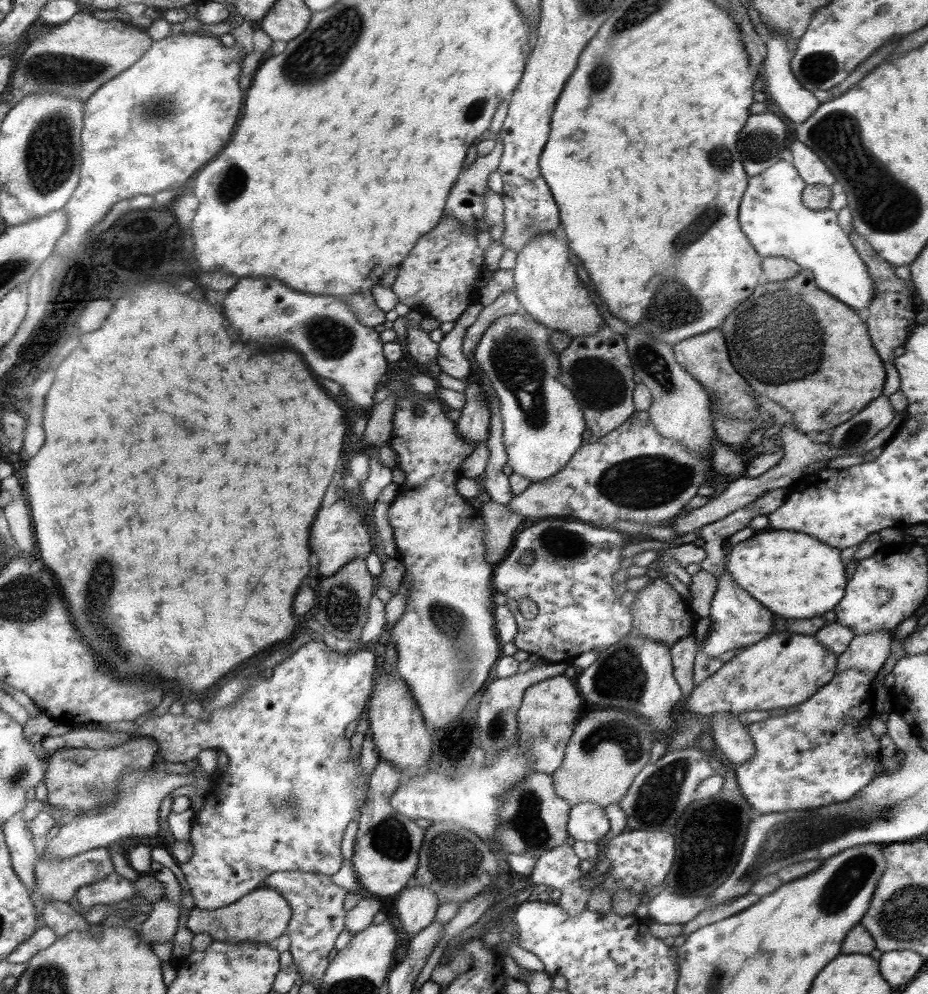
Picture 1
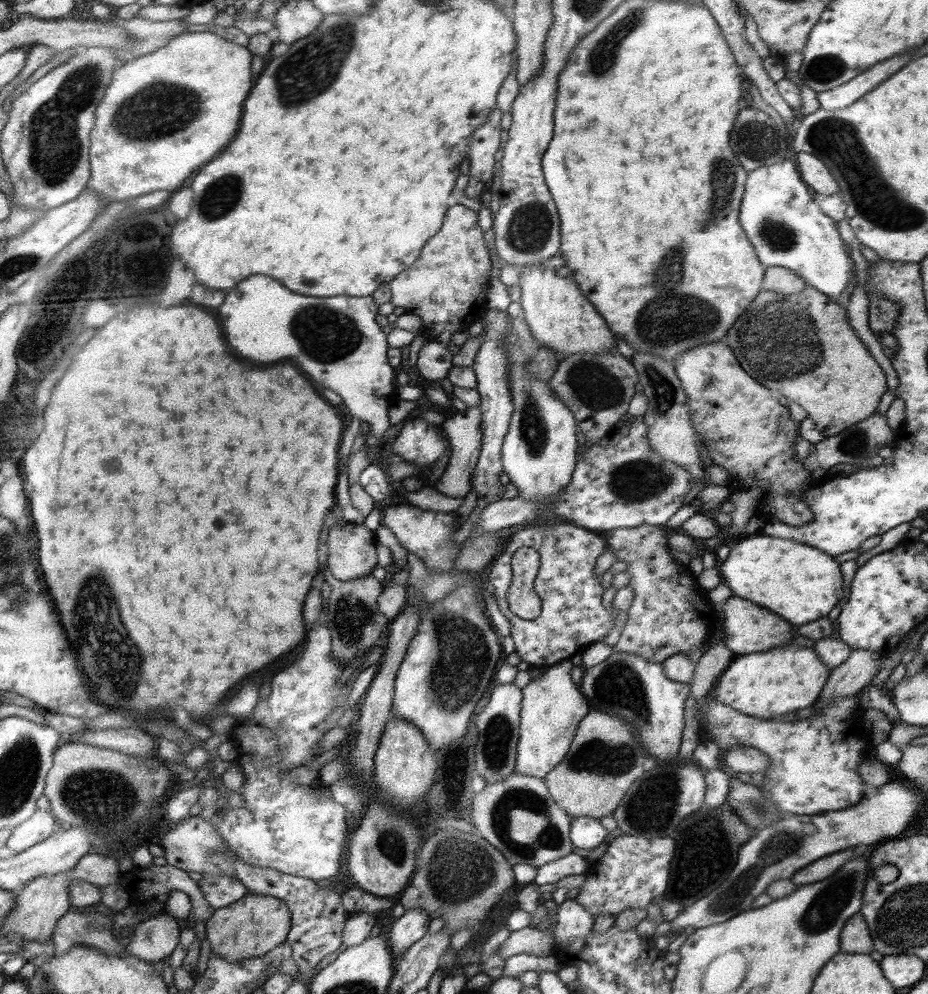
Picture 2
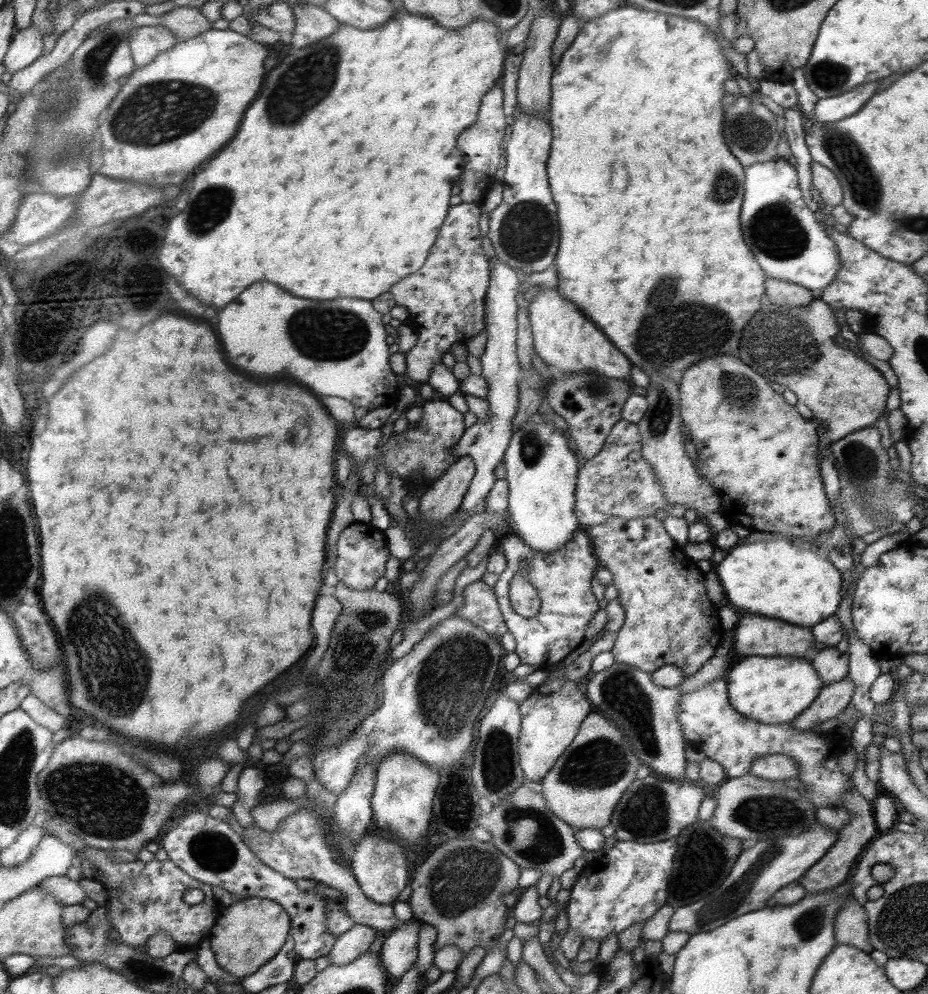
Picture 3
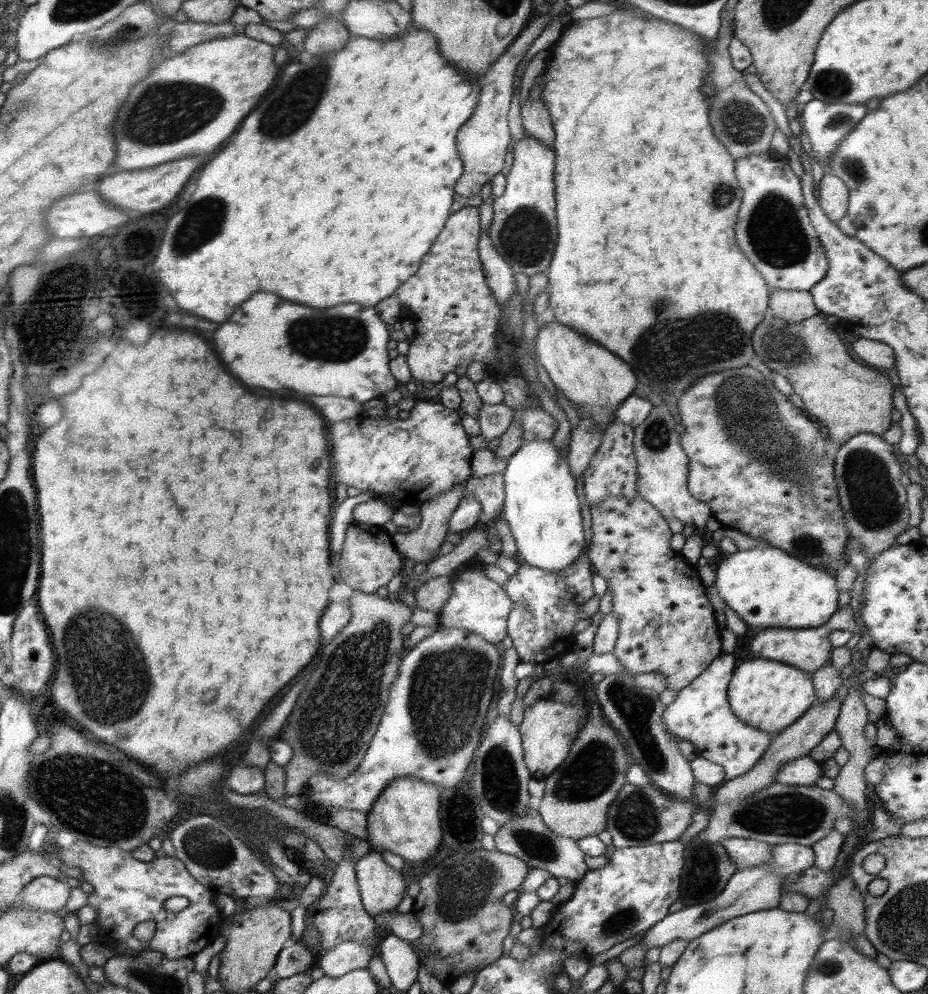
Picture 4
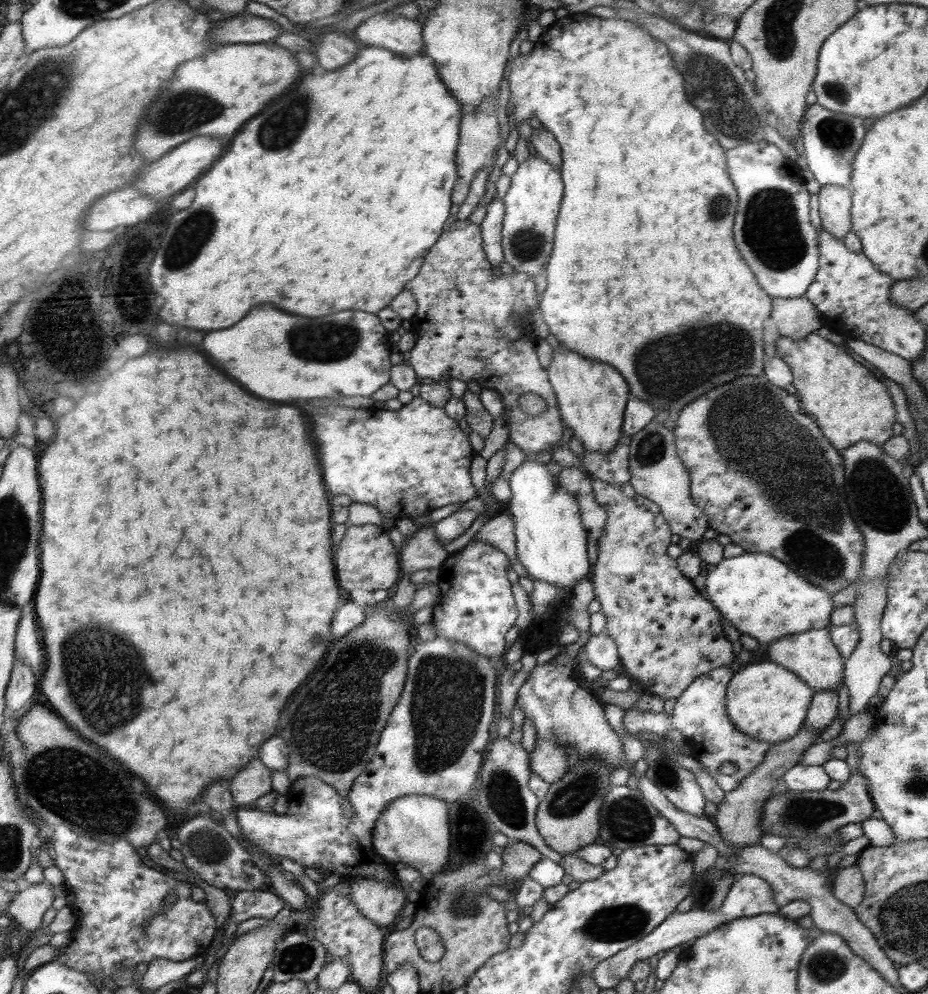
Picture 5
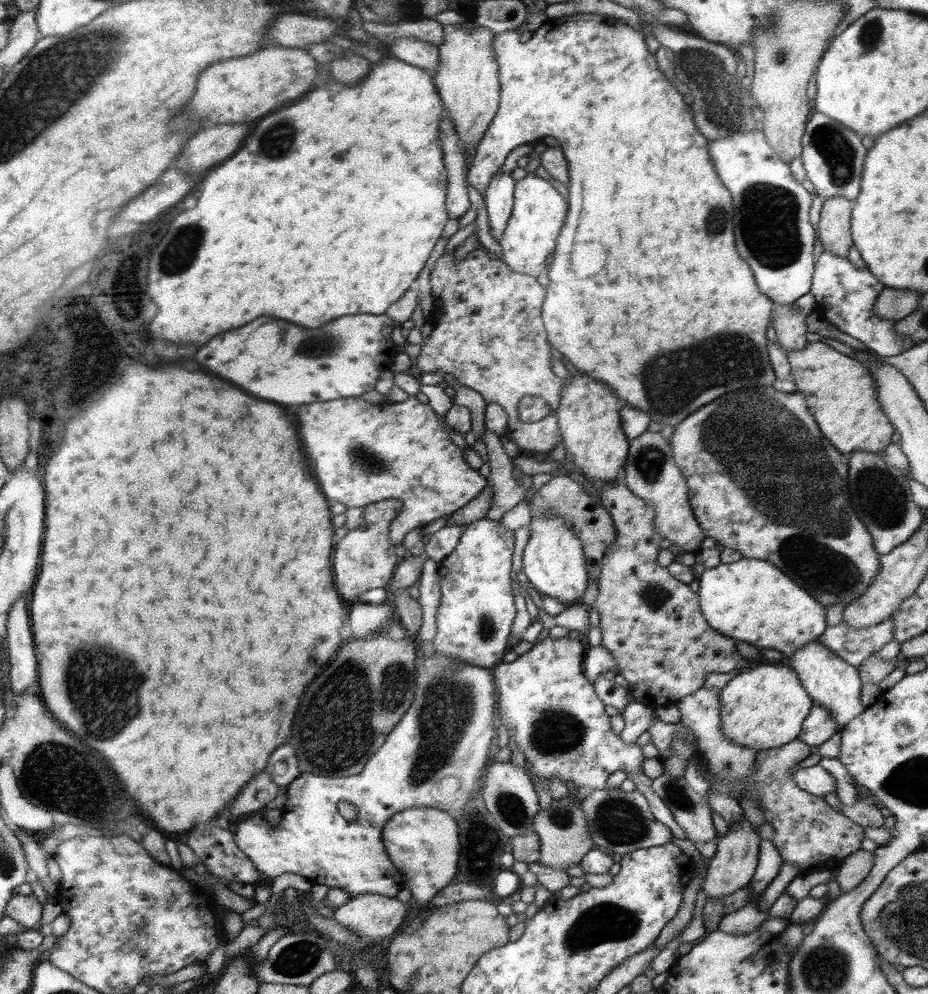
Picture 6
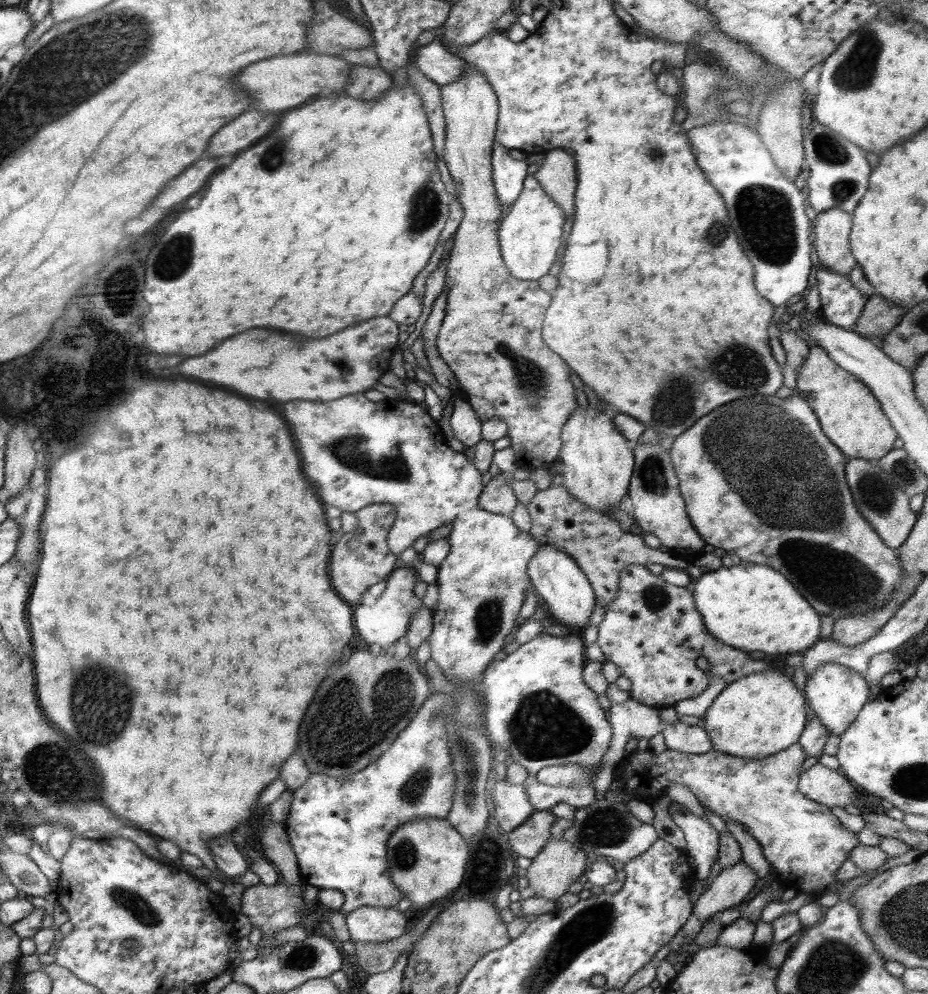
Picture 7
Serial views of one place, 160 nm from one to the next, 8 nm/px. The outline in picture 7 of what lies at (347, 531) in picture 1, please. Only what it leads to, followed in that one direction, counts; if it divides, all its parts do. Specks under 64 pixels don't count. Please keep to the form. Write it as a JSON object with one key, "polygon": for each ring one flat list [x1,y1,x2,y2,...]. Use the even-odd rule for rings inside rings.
{"polygon":[[371,504,355,512,358,518,358,527,352,533,345,533,338,544,332,550,330,556,330,576,332,586,340,594,342,600,350,602,350,608,354,610,362,601,362,595,368,591,370,586,386,580,389,574,396,569,398,556,390,551,387,544,389,532,397,517,393,504],[351,540,358,540,358,548,350,550,347,543]]}

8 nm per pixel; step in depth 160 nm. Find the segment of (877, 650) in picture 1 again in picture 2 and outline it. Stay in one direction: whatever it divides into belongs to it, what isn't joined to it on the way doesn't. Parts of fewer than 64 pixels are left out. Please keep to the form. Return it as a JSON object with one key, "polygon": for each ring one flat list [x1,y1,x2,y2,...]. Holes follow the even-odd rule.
{"polygon":[[851,649,848,659,831,670,818,699,829,702,842,699,844,696,856,695,878,672,880,658,882,657,876,650]]}

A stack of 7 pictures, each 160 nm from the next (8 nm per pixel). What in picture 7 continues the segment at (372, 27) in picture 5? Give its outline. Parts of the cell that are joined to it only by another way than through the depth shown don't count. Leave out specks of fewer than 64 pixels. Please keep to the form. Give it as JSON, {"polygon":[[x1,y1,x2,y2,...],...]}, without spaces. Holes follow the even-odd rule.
{"polygon":[[440,37,426,46,416,46,410,55,410,62,438,86,460,80,466,67,464,61,456,58,440,44]]}

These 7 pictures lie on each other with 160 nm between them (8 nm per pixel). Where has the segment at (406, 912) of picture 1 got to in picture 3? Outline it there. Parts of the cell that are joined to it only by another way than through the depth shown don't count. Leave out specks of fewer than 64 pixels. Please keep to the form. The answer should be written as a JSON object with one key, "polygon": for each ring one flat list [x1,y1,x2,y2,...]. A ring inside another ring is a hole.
{"polygon":[[412,917,402,923,401,927,394,930,389,937,382,939,379,959,385,972,390,976,401,978,416,963,418,930,421,925,420,920]]}

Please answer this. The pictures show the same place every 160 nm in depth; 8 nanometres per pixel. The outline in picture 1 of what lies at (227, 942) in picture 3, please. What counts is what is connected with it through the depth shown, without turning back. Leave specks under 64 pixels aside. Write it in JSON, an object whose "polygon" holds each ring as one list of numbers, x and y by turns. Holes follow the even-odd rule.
{"polygon":[[266,886,254,889,228,906,214,910,202,910,195,906,188,913,186,927,190,932,195,935,206,932,213,940,230,944,244,944,245,942,271,944,287,932,287,926,293,914,288,901,279,892]]}

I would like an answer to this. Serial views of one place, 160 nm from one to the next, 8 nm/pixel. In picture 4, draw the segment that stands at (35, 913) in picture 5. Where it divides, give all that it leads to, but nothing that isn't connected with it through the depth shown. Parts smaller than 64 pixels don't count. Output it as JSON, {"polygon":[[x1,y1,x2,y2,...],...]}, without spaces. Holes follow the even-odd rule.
{"polygon":[[42,875,31,880,22,892,24,897,21,908,55,912,68,902,70,887,60,878]]}

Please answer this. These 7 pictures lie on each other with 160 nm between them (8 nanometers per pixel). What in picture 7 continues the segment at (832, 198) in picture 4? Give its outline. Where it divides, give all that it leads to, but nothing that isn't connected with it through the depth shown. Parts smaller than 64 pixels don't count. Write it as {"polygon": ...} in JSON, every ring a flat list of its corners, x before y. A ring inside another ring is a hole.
{"polygon":[[829,208,815,218,812,243,815,260,832,272,849,274,857,265,849,247,853,215]]}

